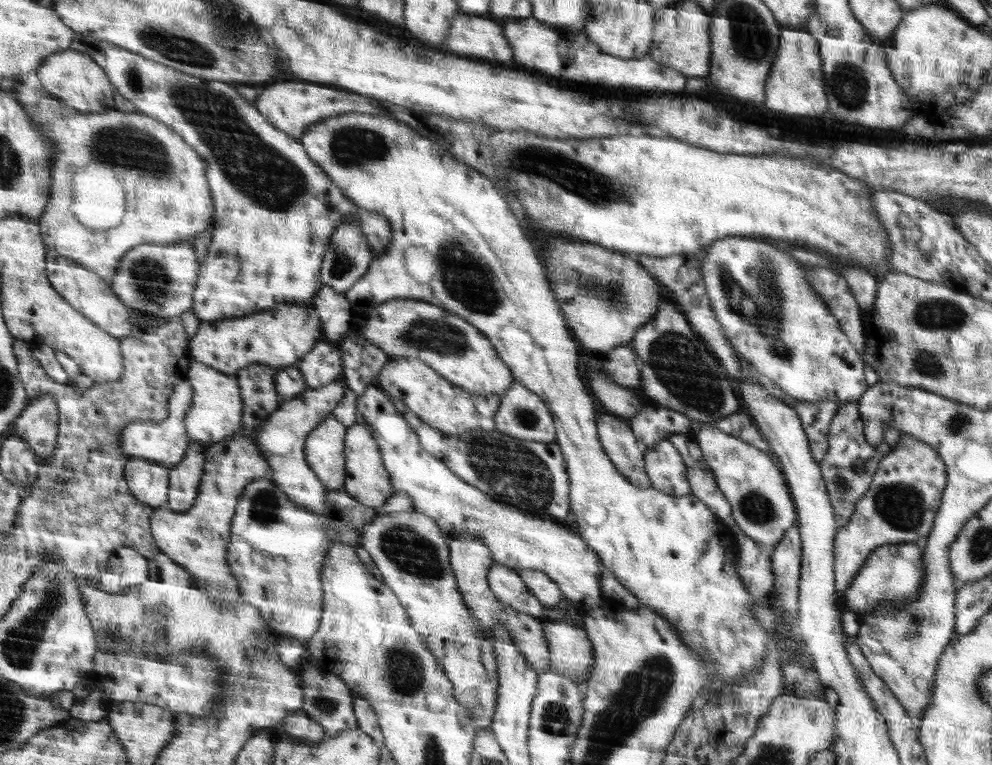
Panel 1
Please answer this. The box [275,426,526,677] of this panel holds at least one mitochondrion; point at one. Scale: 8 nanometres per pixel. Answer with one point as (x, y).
(402, 546)

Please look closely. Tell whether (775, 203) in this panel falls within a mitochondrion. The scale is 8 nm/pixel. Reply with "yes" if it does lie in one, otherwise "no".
no

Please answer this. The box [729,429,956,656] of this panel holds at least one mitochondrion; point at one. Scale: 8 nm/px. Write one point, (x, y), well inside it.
(901, 504)

